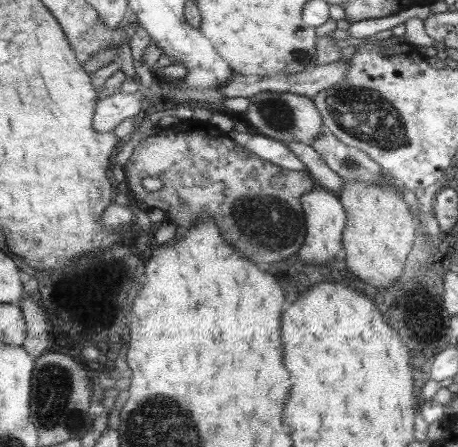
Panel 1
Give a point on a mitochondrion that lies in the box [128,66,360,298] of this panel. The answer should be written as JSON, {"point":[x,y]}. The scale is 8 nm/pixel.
{"point":[269,221]}

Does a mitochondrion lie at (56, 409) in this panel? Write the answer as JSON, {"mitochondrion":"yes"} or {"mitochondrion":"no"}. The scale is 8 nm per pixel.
{"mitochondrion":"yes"}

